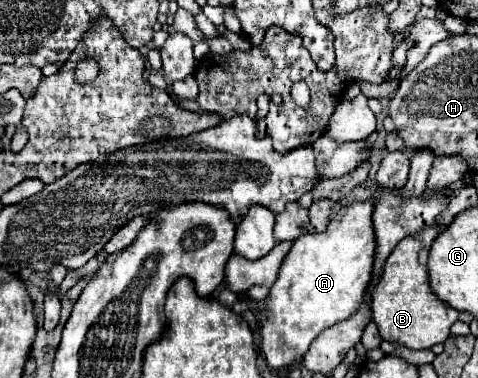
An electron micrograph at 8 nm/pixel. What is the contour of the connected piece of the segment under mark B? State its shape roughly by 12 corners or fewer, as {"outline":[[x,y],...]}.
{"outline":[[442,225],[402,239],[372,295],[380,339],[430,349],[460,311],[428,281]]}

